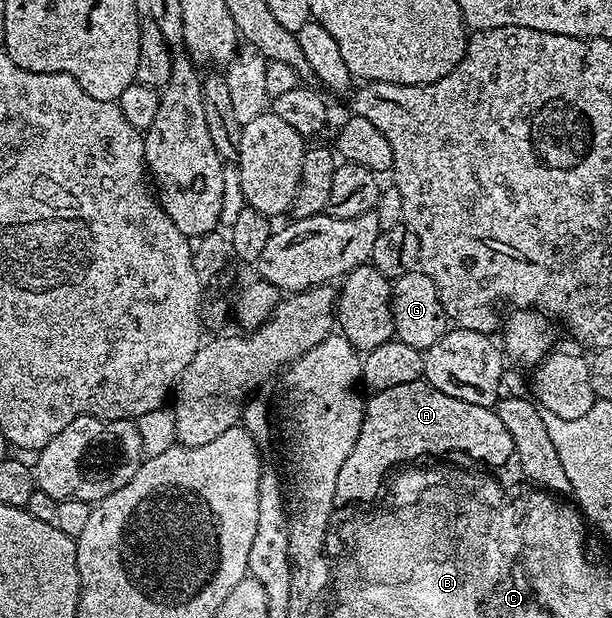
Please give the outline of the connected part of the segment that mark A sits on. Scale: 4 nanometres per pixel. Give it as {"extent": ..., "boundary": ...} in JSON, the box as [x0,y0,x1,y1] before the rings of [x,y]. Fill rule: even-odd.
{"extent":[337,379,515,499],"boundary":[[[418,379],[405,385],[393,385],[393,389],[376,391],[366,400],[363,409],[361,429],[356,444],[349,457],[337,474],[339,480],[339,499],[376,498],[380,494],[380,475],[384,468],[399,467],[397,461],[404,456],[414,455],[416,458],[425,455],[443,455],[446,451],[464,451],[471,459],[480,459],[491,467],[503,467],[512,462],[515,446],[513,437],[509,437],[509,429],[497,417],[495,410],[481,405],[469,405],[469,401],[457,401],[457,397],[449,397],[449,393],[441,393],[432,383]]]}

